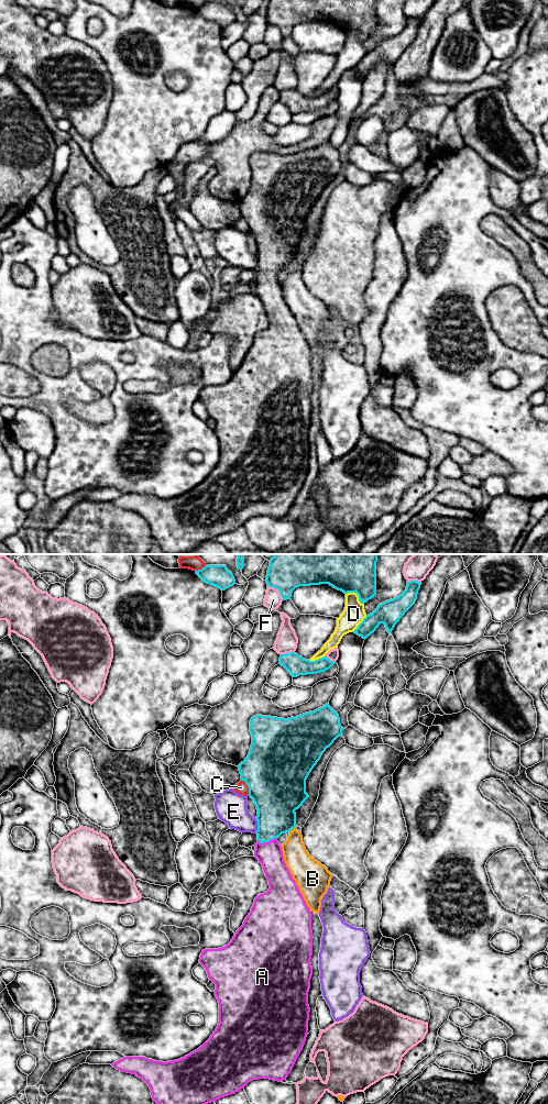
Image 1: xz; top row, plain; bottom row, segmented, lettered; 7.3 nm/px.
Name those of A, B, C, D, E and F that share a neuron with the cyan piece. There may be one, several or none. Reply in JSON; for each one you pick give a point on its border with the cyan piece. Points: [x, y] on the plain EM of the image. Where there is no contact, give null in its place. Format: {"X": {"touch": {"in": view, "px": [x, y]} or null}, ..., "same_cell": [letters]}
{"A": {"touch": {"in": "xz", "px": [266, 278]}}, "same_cell": ["A"]}

